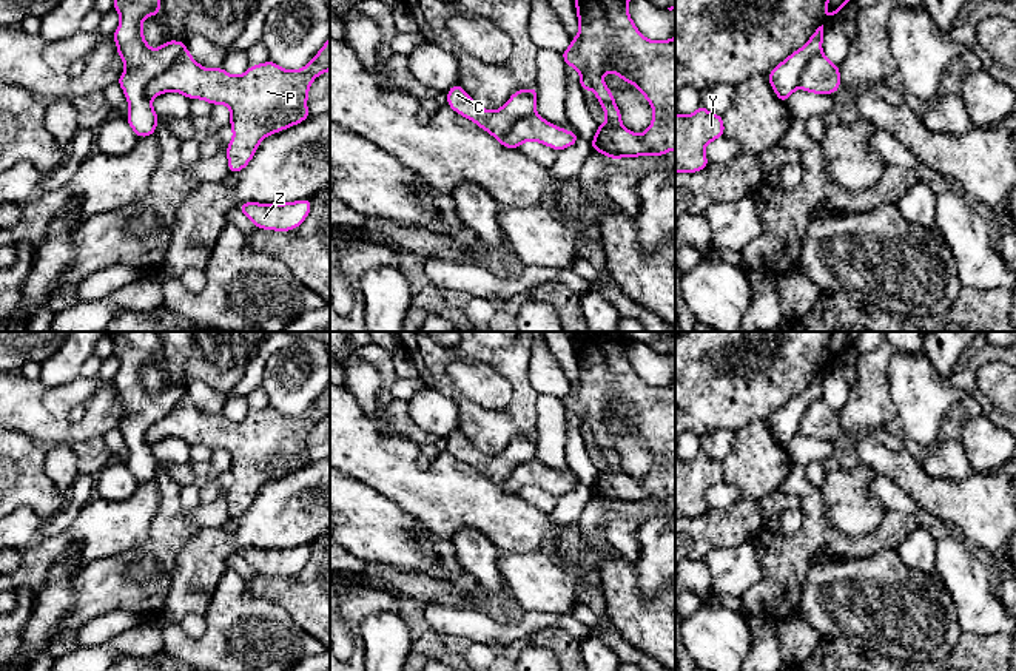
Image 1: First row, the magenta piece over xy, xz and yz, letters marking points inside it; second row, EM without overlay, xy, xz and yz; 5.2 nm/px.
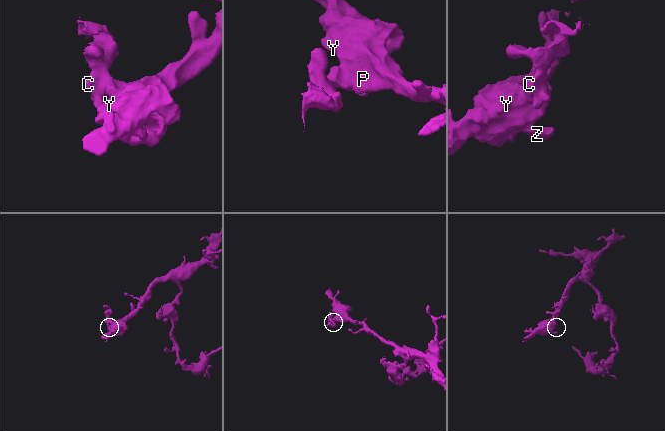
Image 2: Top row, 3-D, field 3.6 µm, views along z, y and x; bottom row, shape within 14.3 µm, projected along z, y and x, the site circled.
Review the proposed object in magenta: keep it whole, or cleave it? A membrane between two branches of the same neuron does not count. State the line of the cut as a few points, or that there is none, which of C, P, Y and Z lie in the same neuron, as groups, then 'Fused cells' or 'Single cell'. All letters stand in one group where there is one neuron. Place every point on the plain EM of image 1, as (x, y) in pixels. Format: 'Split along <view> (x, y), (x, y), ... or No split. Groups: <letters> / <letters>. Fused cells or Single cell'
Split along xy (185, 394), (145, 431), (145, 441), (150, 446). Groups: C / P Y Z. Fused cells

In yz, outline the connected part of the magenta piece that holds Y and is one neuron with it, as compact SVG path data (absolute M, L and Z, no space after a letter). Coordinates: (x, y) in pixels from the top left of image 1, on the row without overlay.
M703 450L691 461L675 460L675 518L697 518L709 511L705 501L705 492L712 486L723 483L723 461L709 458Z

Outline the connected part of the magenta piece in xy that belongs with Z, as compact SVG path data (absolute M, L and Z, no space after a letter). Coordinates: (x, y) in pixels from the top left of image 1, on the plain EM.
M311 546L285 549L244 548L237 552L257 574L290 577L298 574L311 555Z

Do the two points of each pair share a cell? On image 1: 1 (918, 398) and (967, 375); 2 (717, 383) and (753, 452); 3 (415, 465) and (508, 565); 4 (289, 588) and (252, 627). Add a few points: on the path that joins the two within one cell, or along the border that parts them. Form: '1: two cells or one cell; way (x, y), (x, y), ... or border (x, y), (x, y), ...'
1: two cells; border (945, 378), (964, 395)
2: two cells; border (765, 420), (751, 420), (734, 431)
3: two cells; border (537, 551), (501, 552)
4: two cells; border (244, 582), (253, 596), (275, 602), (301, 627)

